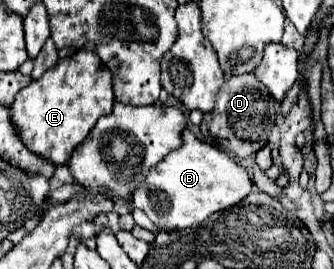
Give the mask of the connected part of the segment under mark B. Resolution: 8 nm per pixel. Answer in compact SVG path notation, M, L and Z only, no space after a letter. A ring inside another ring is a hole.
M187 129L183 133L183 145L157 163L145 177L145 183L133 193L133 207L145 211L159 229L185 229L203 223L217 211L237 205L253 191L253 185L245 167L233 161L225 151L199 141ZM151 191L165 195L161 205L153 205Z

